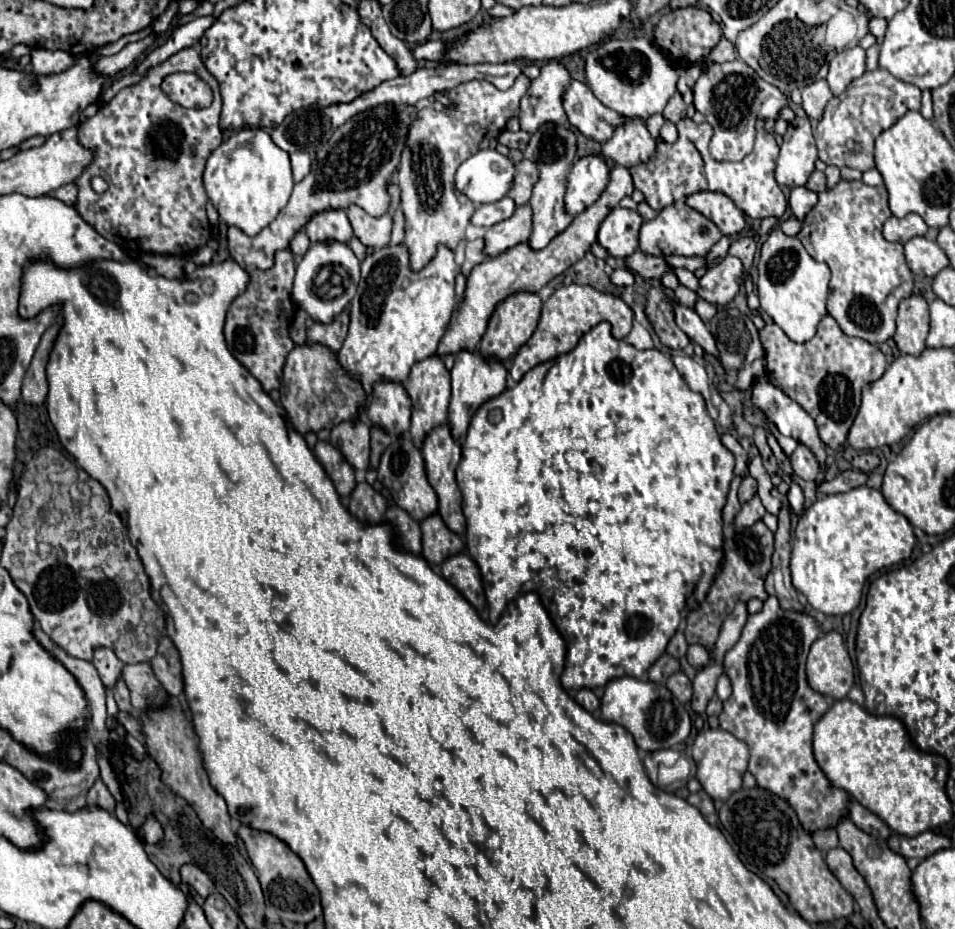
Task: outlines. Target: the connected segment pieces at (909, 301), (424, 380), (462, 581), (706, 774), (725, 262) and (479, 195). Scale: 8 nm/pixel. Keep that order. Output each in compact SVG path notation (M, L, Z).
M916 294L902 300L902 304L898 308L896 324L898 324L898 330L894 334L894 342L896 342L898 350L902 354L920 356L926 350L924 340L926 340L928 328L930 328L926 300Z
M430 356L418 364L414 364L408 382L404 382L404 388L410 394L412 400L412 426L410 426L410 436L416 448L420 450L428 432L444 426L448 422L448 402L450 402L450 372L444 368L444 362L440 356Z
M468 554L450 556L446 564L442 564L440 574L446 582L450 582L478 612L484 610L486 598L484 598L484 586L482 576L478 572L478 566Z
M724 730L698 732L694 746L692 746L692 758L698 768L696 778L708 796L718 798L718 800L726 800L742 786L742 776L748 768L748 746L746 746L746 742L732 736L730 732L724 732Z
M724 256L718 266L708 268L708 272L700 278L698 296L704 298L704 300L708 300L708 302L712 302L712 304L728 304L738 294L740 280L742 280L742 272L744 272L742 262L736 256Z
M488 148L460 164L456 188L480 206L504 198L514 186L514 176L516 164L508 156Z

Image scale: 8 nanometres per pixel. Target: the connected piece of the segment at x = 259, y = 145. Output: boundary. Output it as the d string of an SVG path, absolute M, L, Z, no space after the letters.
M244 128L220 144L204 168L204 188L208 200L226 226L236 226L248 236L256 236L286 206L294 180L288 152L280 150L262 128Z

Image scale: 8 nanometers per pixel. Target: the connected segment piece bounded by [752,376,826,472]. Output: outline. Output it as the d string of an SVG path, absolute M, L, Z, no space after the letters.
M758 376L752 384L752 404L764 412L780 434L792 436L794 440L806 444L818 456L820 470L826 470L826 452L818 436L816 424L798 402L794 402L788 394L770 384L766 376Z

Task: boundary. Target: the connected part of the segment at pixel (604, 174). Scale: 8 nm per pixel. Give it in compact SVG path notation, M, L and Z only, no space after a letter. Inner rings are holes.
M590 154L572 164L566 194L564 194L564 210L570 216L578 216L590 204L594 204L604 192L608 182L608 166L598 154Z

